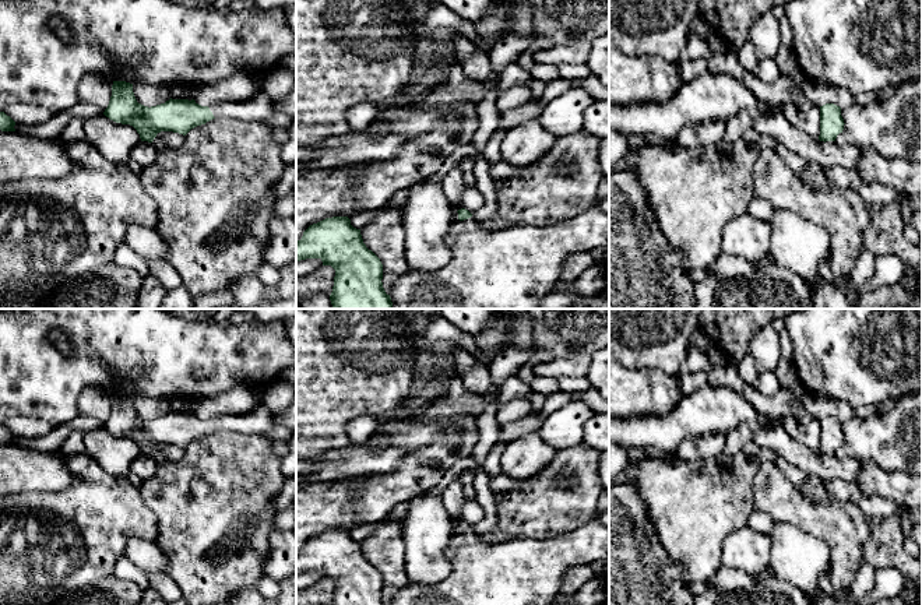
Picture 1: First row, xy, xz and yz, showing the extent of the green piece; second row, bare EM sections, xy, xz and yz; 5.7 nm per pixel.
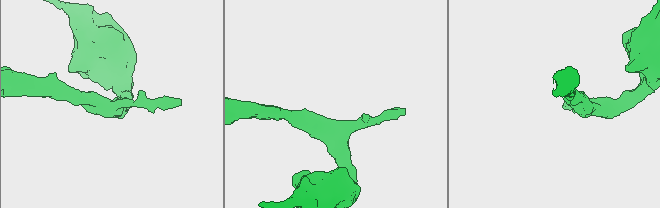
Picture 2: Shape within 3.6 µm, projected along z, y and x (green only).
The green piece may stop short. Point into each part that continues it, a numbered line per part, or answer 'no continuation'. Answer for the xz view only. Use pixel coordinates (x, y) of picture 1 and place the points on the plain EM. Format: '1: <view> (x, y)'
no continuation

